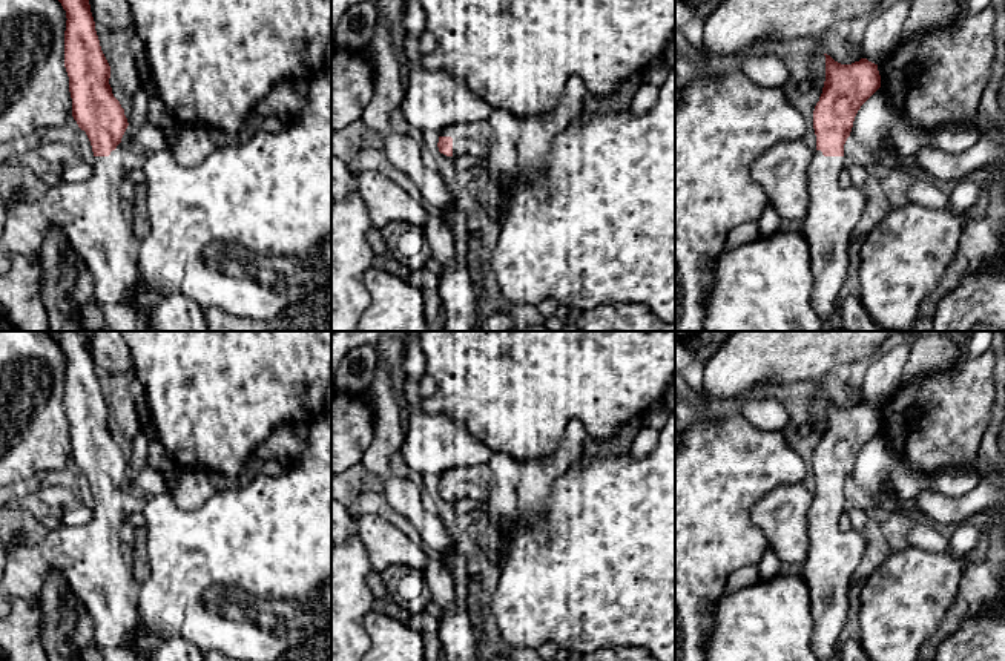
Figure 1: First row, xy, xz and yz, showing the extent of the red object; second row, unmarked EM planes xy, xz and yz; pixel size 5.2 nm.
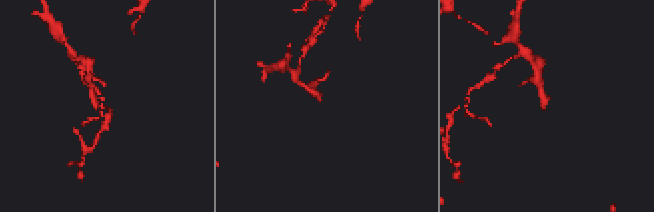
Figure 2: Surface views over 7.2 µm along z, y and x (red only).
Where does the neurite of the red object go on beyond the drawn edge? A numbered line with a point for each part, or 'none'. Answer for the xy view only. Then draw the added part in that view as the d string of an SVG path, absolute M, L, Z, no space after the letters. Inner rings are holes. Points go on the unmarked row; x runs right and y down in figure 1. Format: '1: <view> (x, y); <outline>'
1: xy (89, 557); M170 466L167 471L146 469L133 478L127 489L118 488L109 500L94 500L94 517L83 526L63 526L49 531L37 546L17 546L8 551L5 575L0 581L0 617L11 610L14 598L38 601L41 586L49 572L57 571L92 617L95 644L104 661L149 661L133 646L140 629L140 613L132 594L133 571L126 563L120 529L135 512L143 512L147 500L176 483L186 471Z

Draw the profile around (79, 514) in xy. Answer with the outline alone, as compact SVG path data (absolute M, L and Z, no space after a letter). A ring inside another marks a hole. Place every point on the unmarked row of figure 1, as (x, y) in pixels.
M77 503L72 508L55 514L60 517L64 526L83 526L92 520L94 509Z

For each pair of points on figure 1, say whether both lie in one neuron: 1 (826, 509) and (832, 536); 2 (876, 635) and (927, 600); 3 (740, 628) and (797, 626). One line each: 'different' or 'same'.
1: same
2: same
3: same

